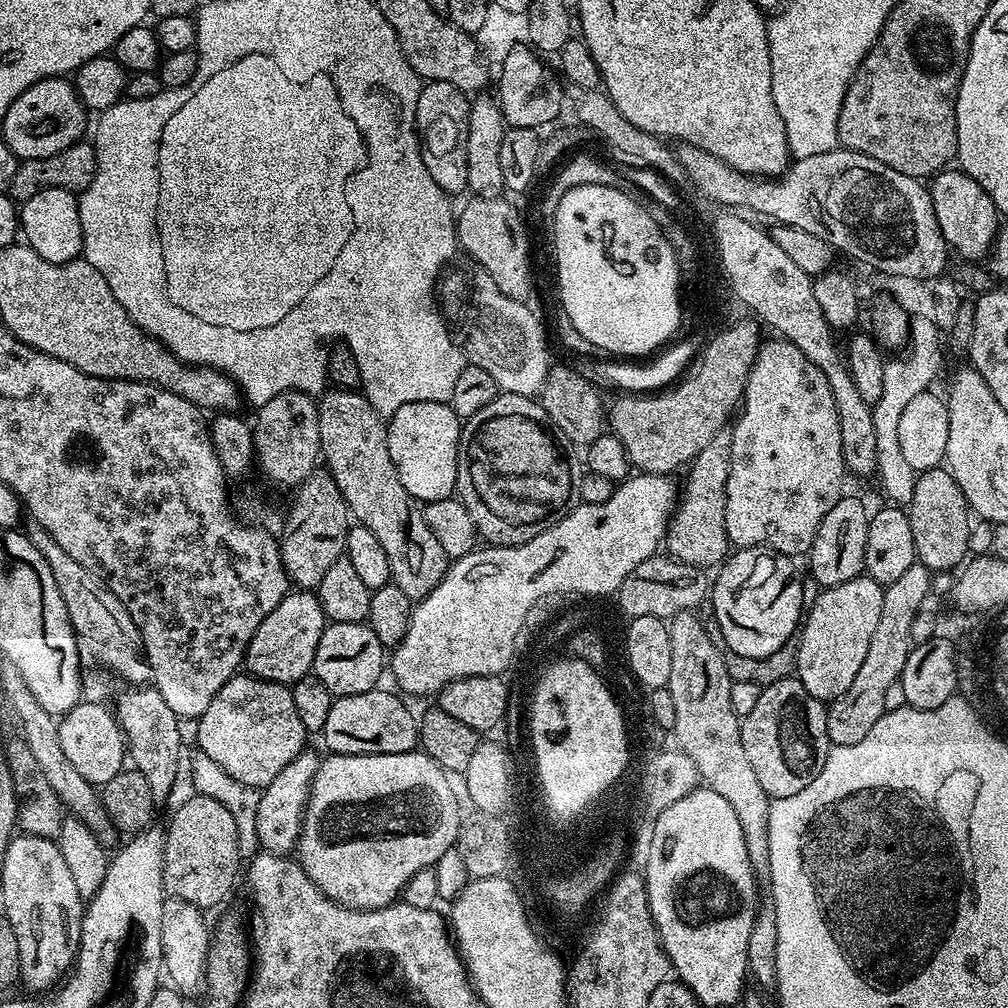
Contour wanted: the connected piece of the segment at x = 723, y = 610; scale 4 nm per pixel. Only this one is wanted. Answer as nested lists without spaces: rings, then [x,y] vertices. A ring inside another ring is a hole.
[[[742,548],[733,551],[719,565],[715,573],[716,580],[714,576],[710,584],[710,612],[716,616],[721,627],[724,648],[734,650],[734,654],[742,654],[742,658],[764,659],[797,635],[806,605],[802,598],[801,577],[796,577],[796,568],[792,564],[795,564],[793,557],[784,556],[770,548]]]

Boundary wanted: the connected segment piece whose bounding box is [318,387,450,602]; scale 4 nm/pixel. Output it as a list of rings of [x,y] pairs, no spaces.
[[[333,387],[325,391],[319,397],[318,407],[320,454],[334,482],[338,482],[338,490],[342,490],[342,498],[348,503],[351,519],[359,527],[370,530],[374,538],[382,542],[382,550],[386,550],[386,558],[390,562],[391,583],[396,584],[412,602],[424,600],[426,594],[430,594],[430,590],[434,590],[434,586],[442,582],[448,570],[450,557],[444,553],[442,546],[438,546],[438,538],[424,521],[423,511],[409,496],[406,486],[402,486],[402,482],[396,477],[394,462],[390,458],[385,417],[376,413],[376,407],[369,402],[367,396],[349,388]]]

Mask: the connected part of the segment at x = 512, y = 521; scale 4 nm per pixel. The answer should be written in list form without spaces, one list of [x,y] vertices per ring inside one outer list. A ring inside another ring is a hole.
[[[500,392],[494,402],[482,406],[478,414],[463,421],[456,459],[455,495],[466,506],[477,533],[483,539],[485,536],[489,545],[525,544],[530,542],[530,538],[538,538],[542,530],[566,518],[566,514],[570,514],[581,503],[582,460],[576,457],[575,451],[577,449],[572,441],[557,430],[543,404],[531,396]]]

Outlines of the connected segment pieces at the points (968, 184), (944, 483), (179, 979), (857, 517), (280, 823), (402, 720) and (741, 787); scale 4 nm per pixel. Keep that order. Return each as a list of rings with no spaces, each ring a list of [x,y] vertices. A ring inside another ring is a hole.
[[[941,170],[930,180],[932,205],[938,226],[942,230],[942,238],[948,243],[949,249],[955,255],[957,252],[962,259],[983,261],[996,240],[996,231],[1002,223],[1001,213],[990,194],[986,194],[986,190],[982,190],[982,186],[974,182],[974,178],[959,170],[948,171]]]
[[[939,466],[917,475],[914,494],[908,499],[906,511],[910,522],[910,534],[914,534],[917,561],[925,564],[929,572],[933,574],[948,572],[952,567],[955,569],[965,563],[969,555],[968,516],[970,517],[970,509],[958,482],[954,482],[952,473],[947,467]]]
[[[167,897],[162,906],[161,941],[163,971],[171,985],[186,1000],[203,995],[206,988],[207,960],[212,930],[206,926],[205,911],[190,902]]]
[[[841,495],[834,506],[822,518],[818,526],[818,534],[814,534],[814,542],[808,547],[806,559],[808,559],[808,568],[811,579],[815,580],[821,589],[830,586],[838,586],[842,582],[850,582],[855,576],[864,572],[864,559],[866,558],[866,534],[868,533],[868,521],[870,519],[869,509],[864,509],[864,504],[856,496]]]
[[[311,750],[301,752],[299,758],[290,762],[260,792],[258,802],[258,818],[256,819],[256,833],[258,834],[258,845],[263,851],[275,856],[291,857],[296,851],[296,843],[300,837],[300,827],[304,817],[304,808],[308,805],[308,795],[314,774],[320,769],[321,757],[315,756]]]
[[[373,690],[366,694],[337,696],[330,706],[326,726],[322,733],[329,753],[346,754],[402,754],[411,752],[418,744],[418,720],[399,700],[395,691]]]
[[[691,611],[679,612],[671,617],[668,624],[670,634],[670,650],[674,653],[674,663],[670,665],[670,682],[667,690],[674,698],[674,726],[671,731],[676,735],[679,751],[692,759],[696,767],[696,775],[703,787],[714,790],[714,794],[722,794],[726,802],[730,802],[730,810],[738,816],[742,825],[742,838],[746,838],[746,854],[750,858],[750,866],[756,874],[757,881],[768,880],[770,866],[770,842],[768,841],[768,805],[770,797],[758,786],[758,778],[754,778],[754,769],[746,758],[746,750],[742,750],[742,734],[740,733],[741,717],[734,714],[734,706],[730,706],[730,690],[732,677],[729,676],[721,649],[710,642],[710,634],[702,626],[702,622]]]

